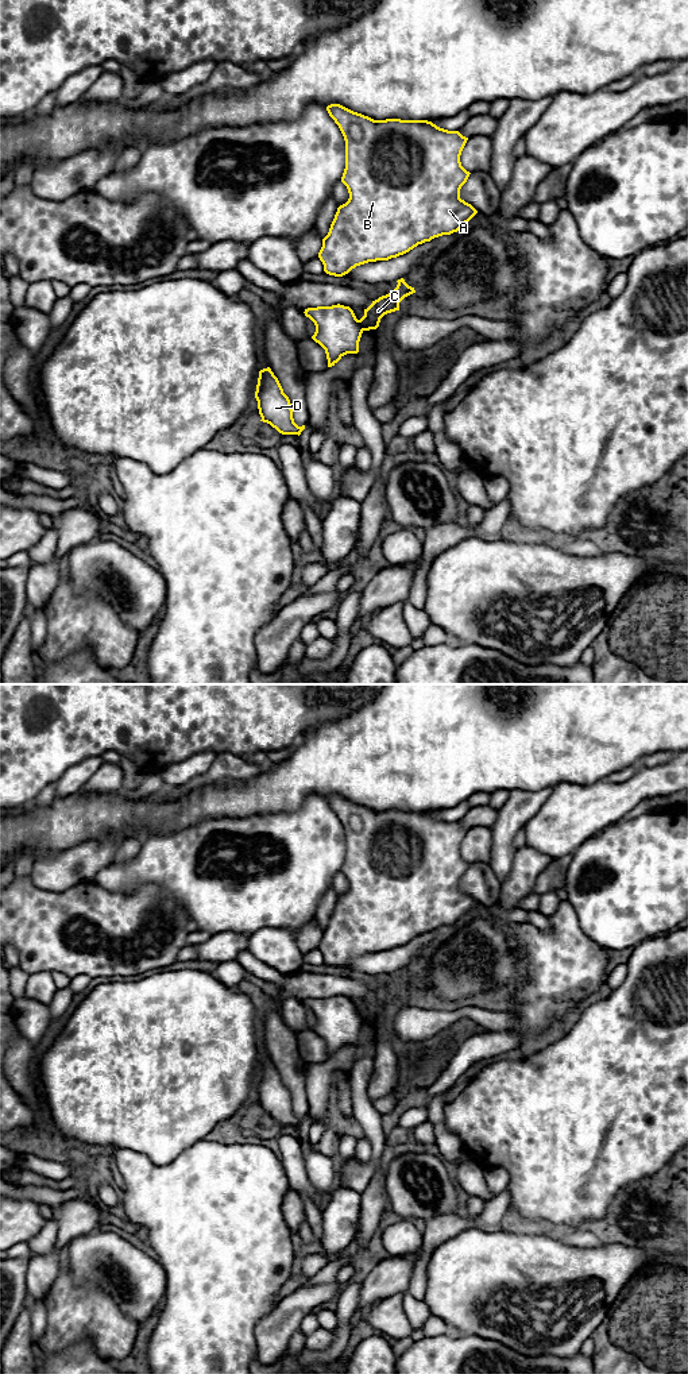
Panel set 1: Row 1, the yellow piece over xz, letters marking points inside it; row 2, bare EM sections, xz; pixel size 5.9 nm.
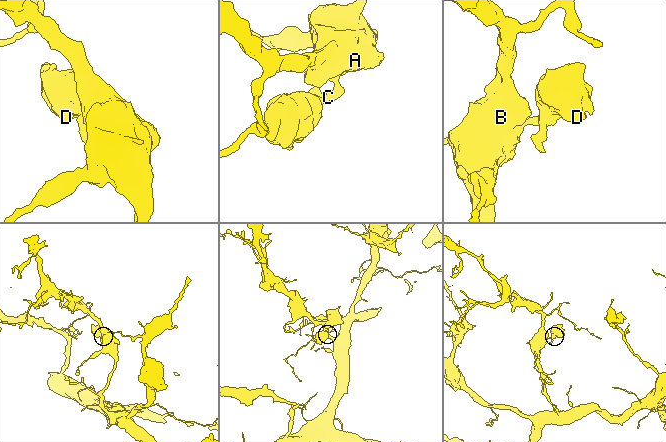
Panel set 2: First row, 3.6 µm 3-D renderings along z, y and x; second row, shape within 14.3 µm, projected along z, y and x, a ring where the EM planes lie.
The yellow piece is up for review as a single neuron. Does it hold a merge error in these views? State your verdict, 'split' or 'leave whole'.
split

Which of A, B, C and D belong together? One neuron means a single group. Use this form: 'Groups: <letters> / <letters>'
Groups: A B C / D

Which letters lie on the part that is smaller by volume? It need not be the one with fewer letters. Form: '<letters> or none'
D

